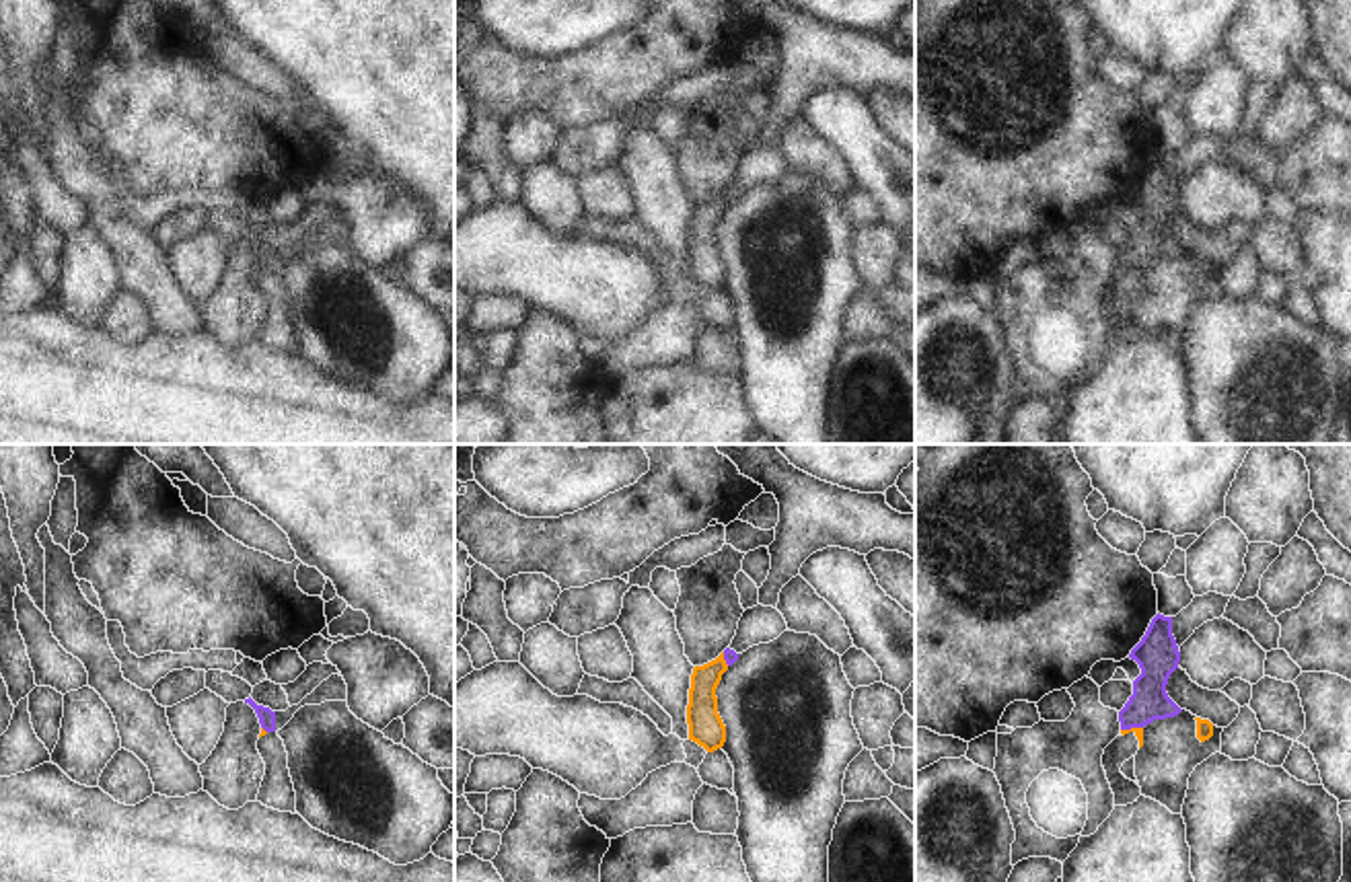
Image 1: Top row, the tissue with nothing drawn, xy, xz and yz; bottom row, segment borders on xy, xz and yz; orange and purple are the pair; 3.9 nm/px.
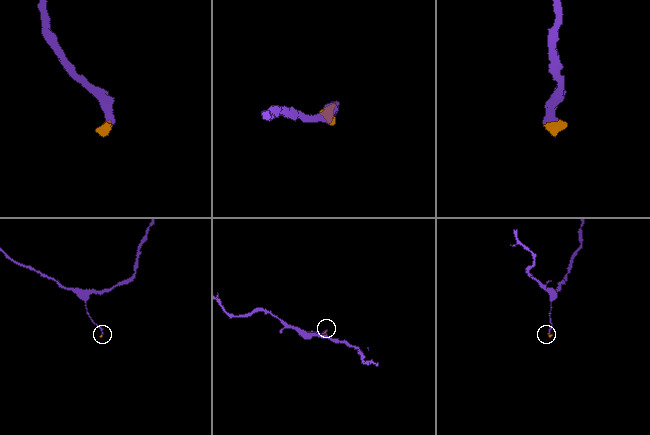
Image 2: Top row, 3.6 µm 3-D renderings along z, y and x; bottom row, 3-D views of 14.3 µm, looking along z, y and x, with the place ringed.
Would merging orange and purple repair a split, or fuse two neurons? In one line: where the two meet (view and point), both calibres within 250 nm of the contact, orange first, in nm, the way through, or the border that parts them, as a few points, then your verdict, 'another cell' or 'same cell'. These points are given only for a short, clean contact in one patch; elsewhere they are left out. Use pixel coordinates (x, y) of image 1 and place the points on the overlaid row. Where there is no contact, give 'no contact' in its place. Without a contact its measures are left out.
contact yz (1132, 728); calibres 30 and 150 nm; way yz (1138, 730), (1132, 728), (1150, 702); same cell

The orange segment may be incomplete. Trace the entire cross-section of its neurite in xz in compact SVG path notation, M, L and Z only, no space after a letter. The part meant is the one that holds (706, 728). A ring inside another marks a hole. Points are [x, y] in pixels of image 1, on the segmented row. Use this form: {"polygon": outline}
{"polygon": "M726 648L716 660L695 666L691 674L687 724L689 740L714 752L726 742L726 726L718 713L716 689L722 674L738 660L738 654Z"}

